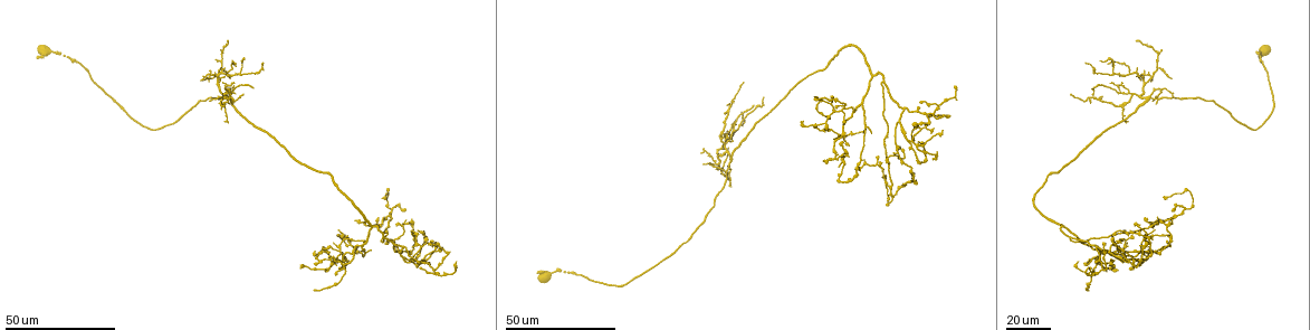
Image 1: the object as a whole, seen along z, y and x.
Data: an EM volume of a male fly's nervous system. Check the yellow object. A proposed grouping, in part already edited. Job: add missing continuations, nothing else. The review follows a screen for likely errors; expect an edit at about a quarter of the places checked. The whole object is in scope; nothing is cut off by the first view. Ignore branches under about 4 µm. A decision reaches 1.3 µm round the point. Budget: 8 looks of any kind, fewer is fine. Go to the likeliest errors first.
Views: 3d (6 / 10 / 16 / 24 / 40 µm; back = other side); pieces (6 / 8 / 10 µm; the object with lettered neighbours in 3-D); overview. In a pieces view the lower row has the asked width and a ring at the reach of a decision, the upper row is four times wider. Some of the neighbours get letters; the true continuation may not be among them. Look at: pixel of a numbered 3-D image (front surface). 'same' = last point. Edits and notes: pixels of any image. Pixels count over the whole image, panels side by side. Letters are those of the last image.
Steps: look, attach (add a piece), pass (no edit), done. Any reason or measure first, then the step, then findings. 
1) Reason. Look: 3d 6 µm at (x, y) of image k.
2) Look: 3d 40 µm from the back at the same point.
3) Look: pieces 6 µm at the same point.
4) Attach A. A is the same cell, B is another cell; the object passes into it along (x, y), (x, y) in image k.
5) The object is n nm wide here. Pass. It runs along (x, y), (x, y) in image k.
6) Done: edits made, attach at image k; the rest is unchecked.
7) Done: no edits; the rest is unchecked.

Free end. Look: 3d 40 µm at (871, 134) of image 1.

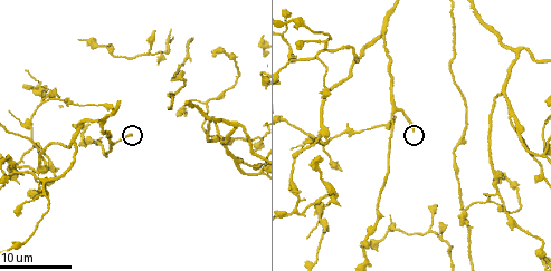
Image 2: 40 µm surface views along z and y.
Look: pieces 6 µm at (413, 129) of image 2.

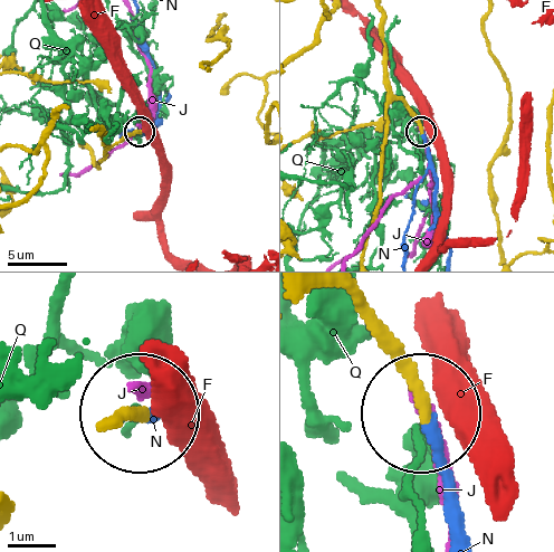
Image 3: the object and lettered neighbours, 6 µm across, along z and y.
The object is 250 nm wide here. Attach N. N is the same cell, F, J and Q are other cells; it goes on there.

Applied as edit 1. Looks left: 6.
Branch stops here. Look: 3d 24 µm at (886, 176) of image 1.

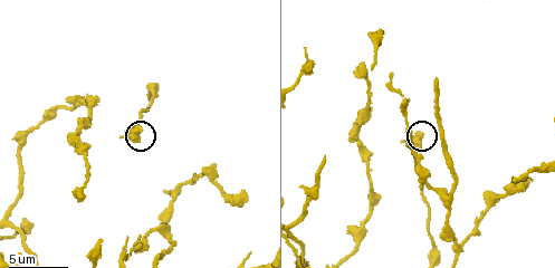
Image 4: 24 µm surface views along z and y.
Look: 3d 10 µm at (420, 133) of image 4.

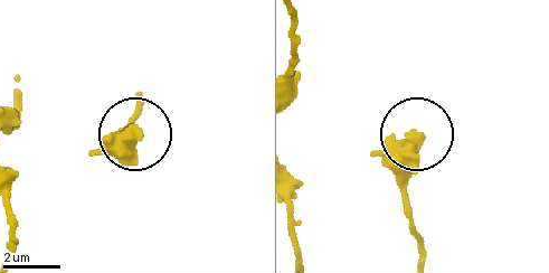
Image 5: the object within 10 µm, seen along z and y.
Look: pieces 6 µm at (415, 136) of image 5.

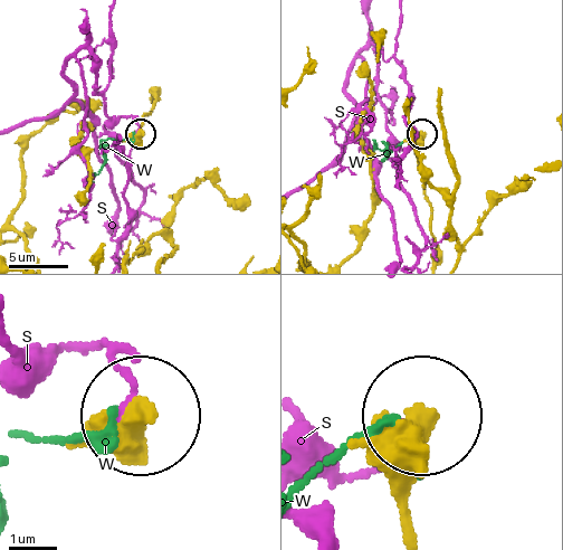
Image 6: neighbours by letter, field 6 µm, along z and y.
The object is 500 nm wide here. Pass. S and W are other cells; it runs along (407, 527), (419, 423) in image 6; no lettered piece goes on from it.

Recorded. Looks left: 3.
End of a long branch. Look: 3d 24 µm at (815, 100) of image 1.

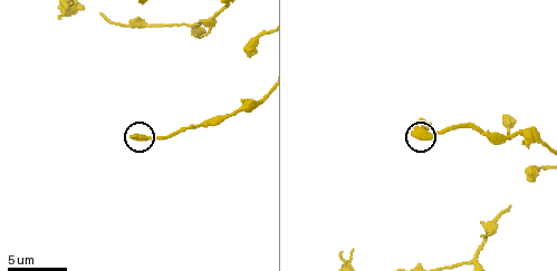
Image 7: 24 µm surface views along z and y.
Look: pieces 6 µm at (416, 129) of image 7.

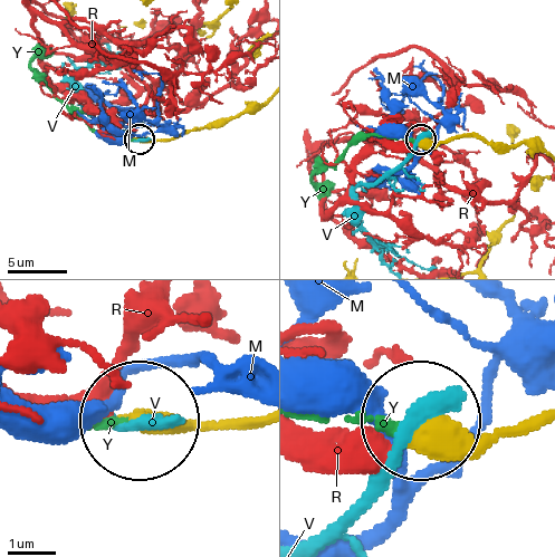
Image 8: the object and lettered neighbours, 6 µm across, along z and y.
Attach Y. Y is the same cell, M, R and V are other cells; the object passes into it along (448, 141), (422, 143), (362, 135), (312, 176), (331, 190) in image 8; it goes on there.

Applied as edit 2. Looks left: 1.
Done: edits made, attach at image 3, attach at image 8; the rest is unchecked.

